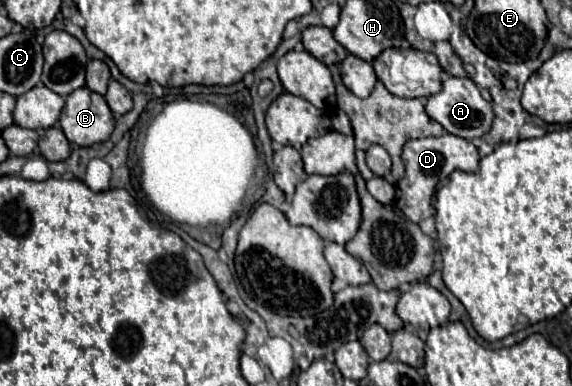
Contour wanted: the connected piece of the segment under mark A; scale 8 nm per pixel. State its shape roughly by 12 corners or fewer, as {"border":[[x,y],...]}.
{"border":[[446,77],[426,113],[448,133],[486,135],[492,105],[470,77]]}

